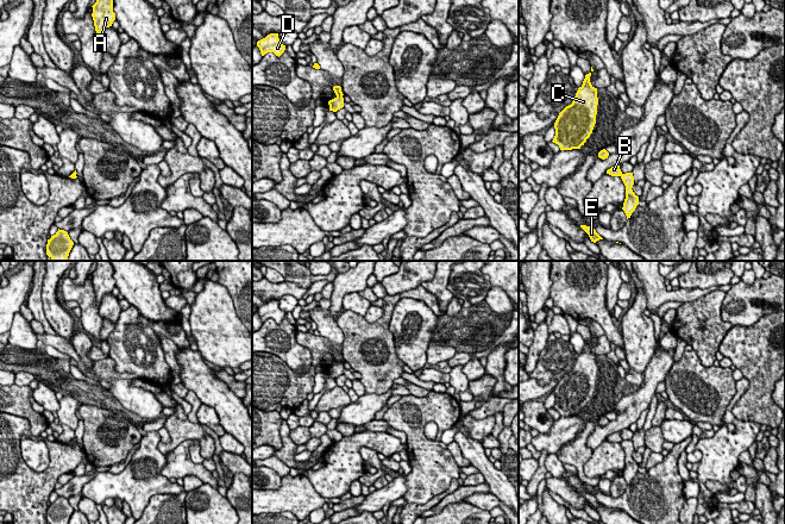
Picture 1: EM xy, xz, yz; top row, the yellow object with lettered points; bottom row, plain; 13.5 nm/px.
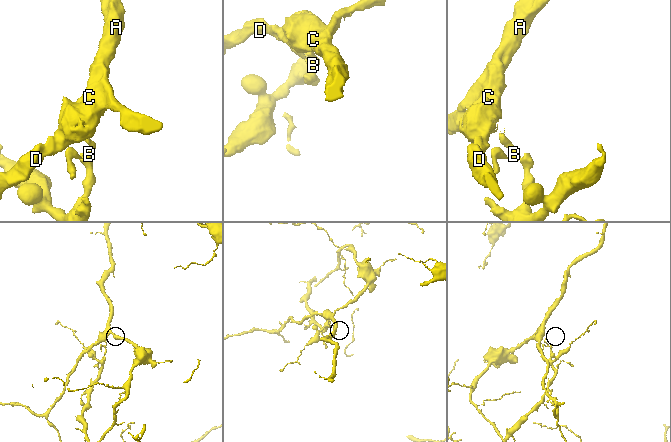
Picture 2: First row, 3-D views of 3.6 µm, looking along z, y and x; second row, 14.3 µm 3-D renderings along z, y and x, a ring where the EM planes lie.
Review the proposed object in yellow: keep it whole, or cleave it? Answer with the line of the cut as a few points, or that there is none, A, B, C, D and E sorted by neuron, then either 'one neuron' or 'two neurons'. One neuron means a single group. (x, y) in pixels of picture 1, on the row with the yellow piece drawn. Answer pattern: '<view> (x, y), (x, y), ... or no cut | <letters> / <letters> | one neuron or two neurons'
xz (337, 95), (341, 97) | A B C D / E | two neurons

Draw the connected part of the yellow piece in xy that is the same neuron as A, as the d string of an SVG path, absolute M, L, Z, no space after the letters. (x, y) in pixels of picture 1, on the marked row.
M96 0L93 7L93 20L95 26L95 37L99 40L102 31L106 27L112 26L115 20L115 13L113 12L113 0Z

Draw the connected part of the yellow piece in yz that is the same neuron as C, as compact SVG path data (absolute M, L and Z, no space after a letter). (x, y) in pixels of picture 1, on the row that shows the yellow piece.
M591 67L572 104L559 113L554 123L555 136L552 142L558 144L560 150L580 149L592 133L598 105L597 88L590 82L592 71Z

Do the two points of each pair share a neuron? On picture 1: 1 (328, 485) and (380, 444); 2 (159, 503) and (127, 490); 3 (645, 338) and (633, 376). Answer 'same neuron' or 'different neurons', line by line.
1: same neuron
2: different neurons
3: different neurons

